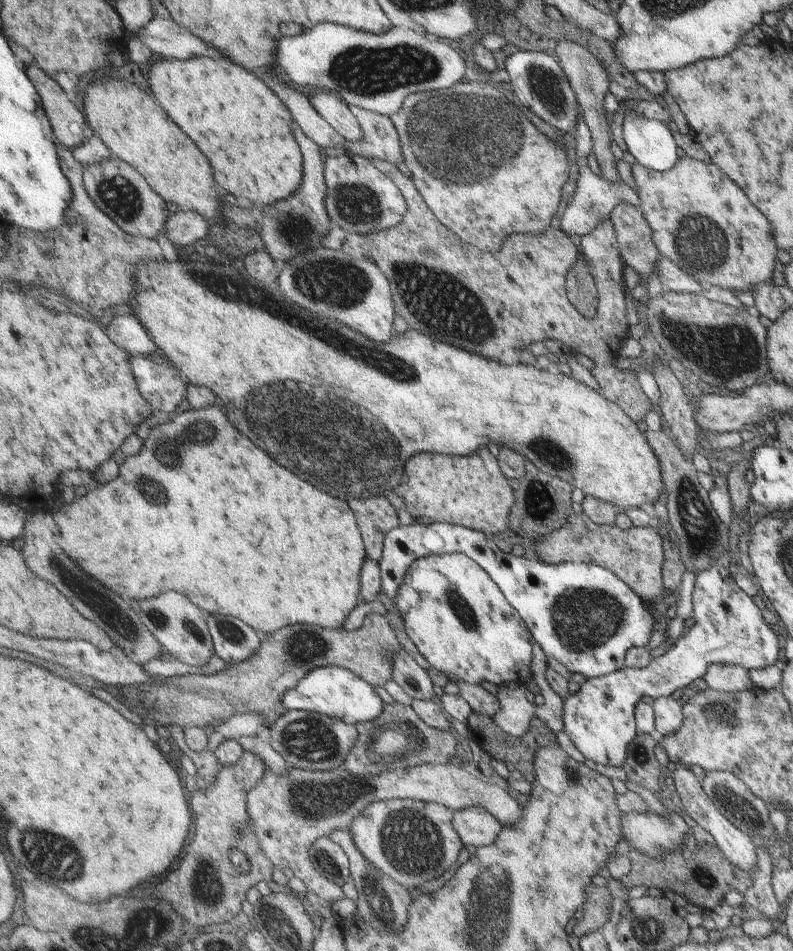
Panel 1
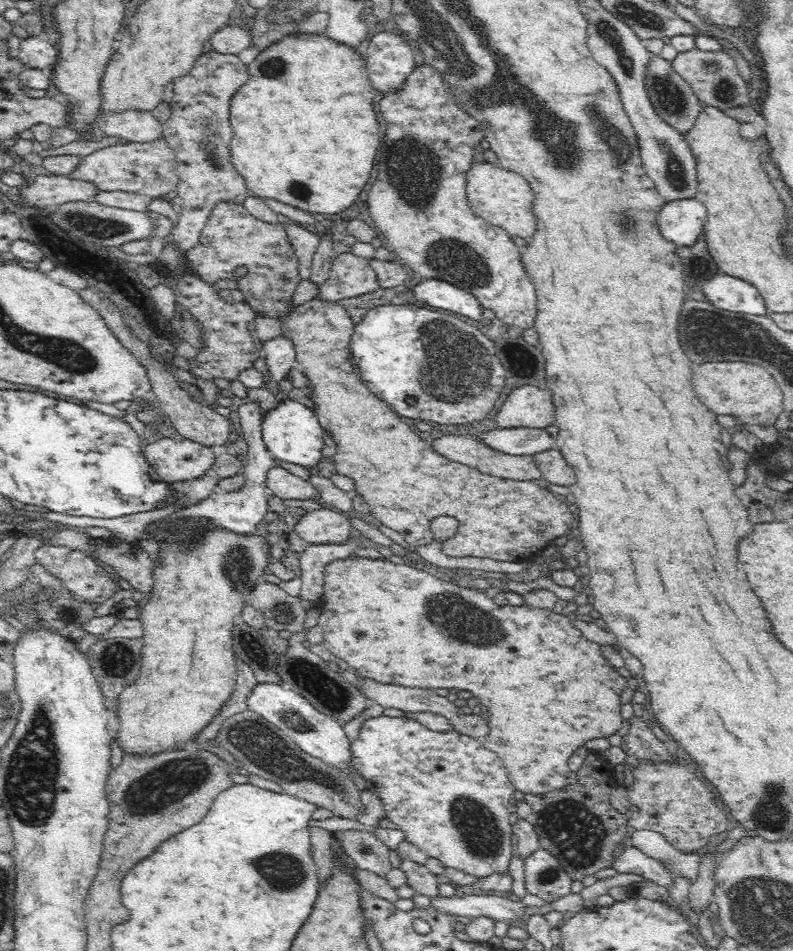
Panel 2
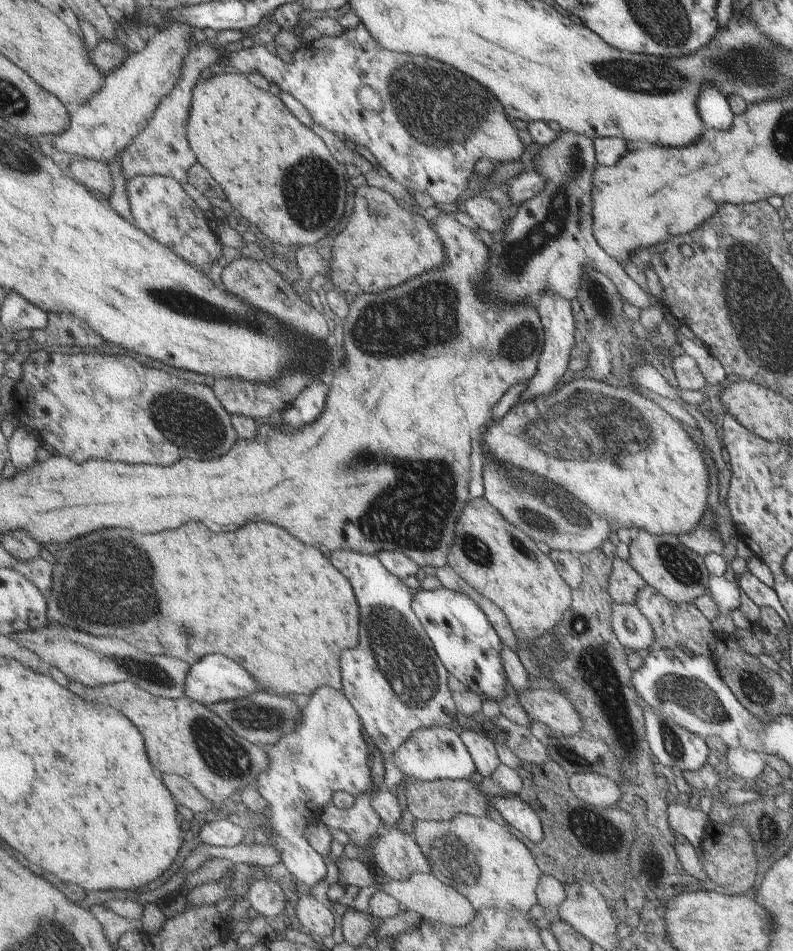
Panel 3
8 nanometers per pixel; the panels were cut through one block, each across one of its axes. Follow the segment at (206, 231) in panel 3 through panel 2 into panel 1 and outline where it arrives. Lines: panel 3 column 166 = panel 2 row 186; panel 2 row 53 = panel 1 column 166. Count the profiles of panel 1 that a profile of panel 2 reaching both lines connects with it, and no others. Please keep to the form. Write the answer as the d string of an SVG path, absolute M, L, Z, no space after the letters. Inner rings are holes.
M111 156L105 161L86 165L84 182L98 206L133 236L155 239L165 232L165 224L173 216L173 213L167 210L167 200L157 194L131 163L119 157Z

